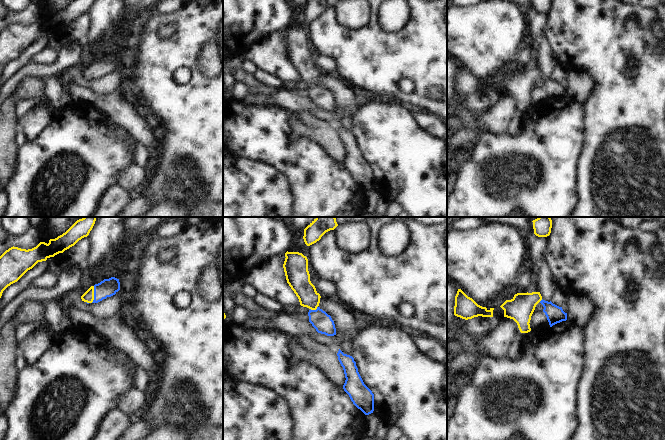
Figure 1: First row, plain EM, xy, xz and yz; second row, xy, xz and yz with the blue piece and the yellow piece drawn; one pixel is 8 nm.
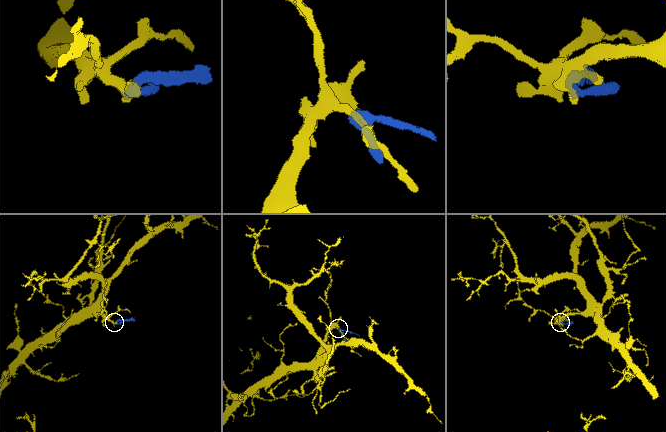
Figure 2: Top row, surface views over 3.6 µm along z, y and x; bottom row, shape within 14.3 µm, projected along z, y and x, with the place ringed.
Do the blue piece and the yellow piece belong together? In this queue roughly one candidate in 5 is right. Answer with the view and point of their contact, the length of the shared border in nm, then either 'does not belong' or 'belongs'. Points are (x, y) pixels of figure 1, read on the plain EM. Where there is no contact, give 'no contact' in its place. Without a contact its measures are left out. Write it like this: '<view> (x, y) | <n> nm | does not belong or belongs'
xy (94, 70) | 140 nm | belongs

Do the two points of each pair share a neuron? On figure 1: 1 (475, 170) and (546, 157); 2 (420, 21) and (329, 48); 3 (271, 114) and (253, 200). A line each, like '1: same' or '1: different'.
1: same
2: same
3: different

